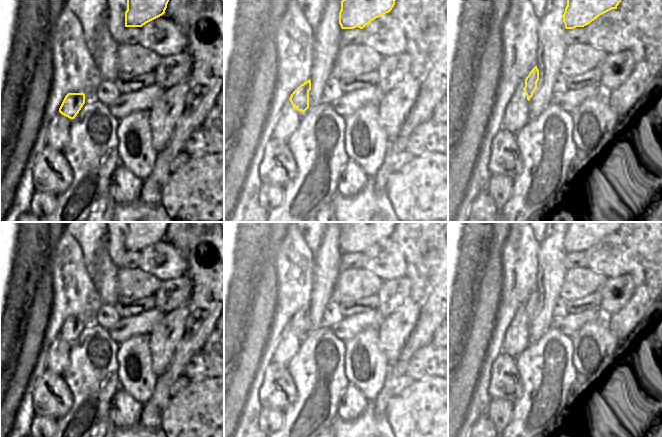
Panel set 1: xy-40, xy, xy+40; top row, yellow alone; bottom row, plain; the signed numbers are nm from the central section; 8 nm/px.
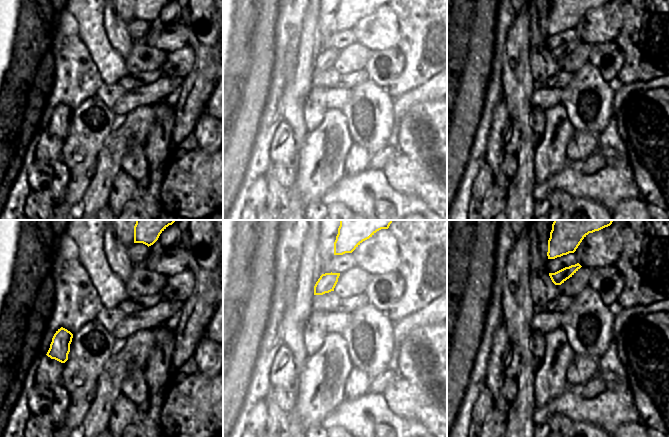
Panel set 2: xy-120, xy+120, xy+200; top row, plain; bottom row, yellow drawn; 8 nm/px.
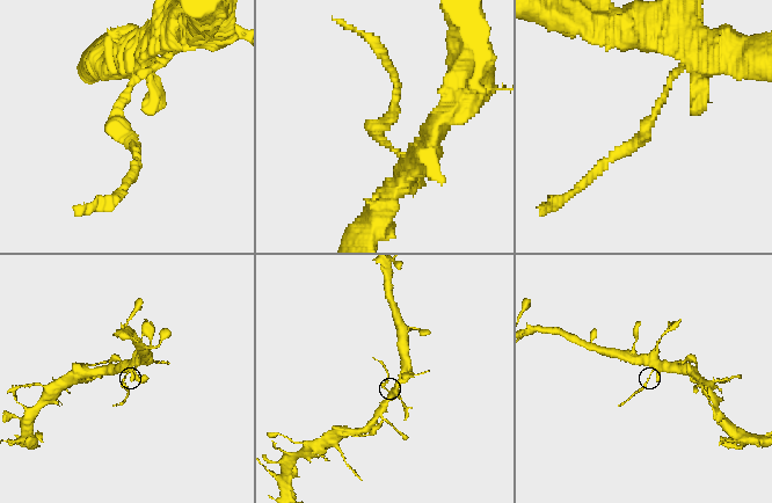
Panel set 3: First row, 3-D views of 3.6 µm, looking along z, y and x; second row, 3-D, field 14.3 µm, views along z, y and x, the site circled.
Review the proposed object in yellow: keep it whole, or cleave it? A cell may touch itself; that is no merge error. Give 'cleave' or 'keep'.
cleave

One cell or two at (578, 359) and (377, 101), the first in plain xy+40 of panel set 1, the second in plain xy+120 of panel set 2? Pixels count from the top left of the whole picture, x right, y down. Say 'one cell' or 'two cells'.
one cell

